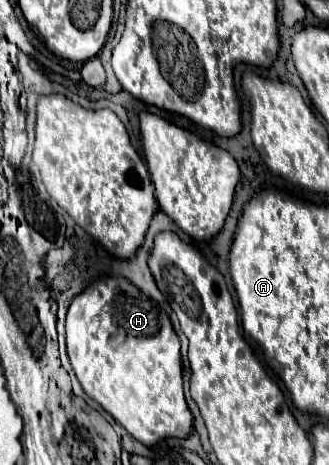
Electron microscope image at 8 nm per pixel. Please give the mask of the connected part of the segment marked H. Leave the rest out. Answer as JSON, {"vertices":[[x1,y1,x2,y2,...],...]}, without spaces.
{"vertices":[[117,277,117,285,93,283,79,293,67,311,67,355,83,391,97,401,119,425,123,425,137,441,153,447,161,439,187,437,193,415,185,403,181,377,181,343,173,331,169,315,159,309,145,293,141,293,125,277]]}

